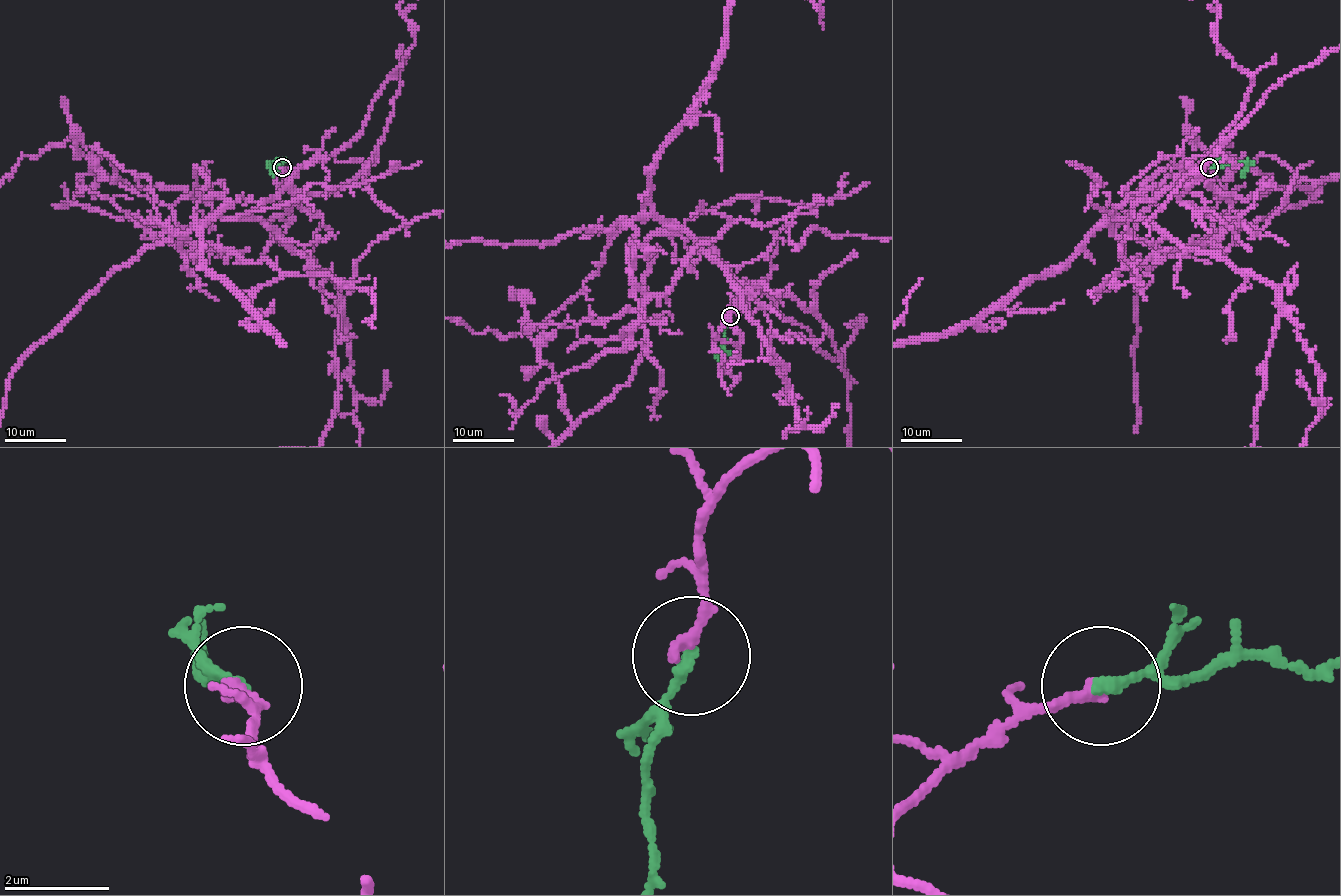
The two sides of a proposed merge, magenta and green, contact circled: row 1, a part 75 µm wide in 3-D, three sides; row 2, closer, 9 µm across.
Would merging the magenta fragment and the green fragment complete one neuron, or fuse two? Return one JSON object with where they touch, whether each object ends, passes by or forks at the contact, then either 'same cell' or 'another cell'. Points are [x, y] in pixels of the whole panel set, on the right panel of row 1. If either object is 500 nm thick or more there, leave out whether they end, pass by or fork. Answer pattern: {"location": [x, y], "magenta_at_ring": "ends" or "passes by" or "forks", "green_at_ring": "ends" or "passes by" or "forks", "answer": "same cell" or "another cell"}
{"location": [1209, 167], "magenta_at_ring": "ends", "green_at_ring": "ends", "answer": "same cell"}

